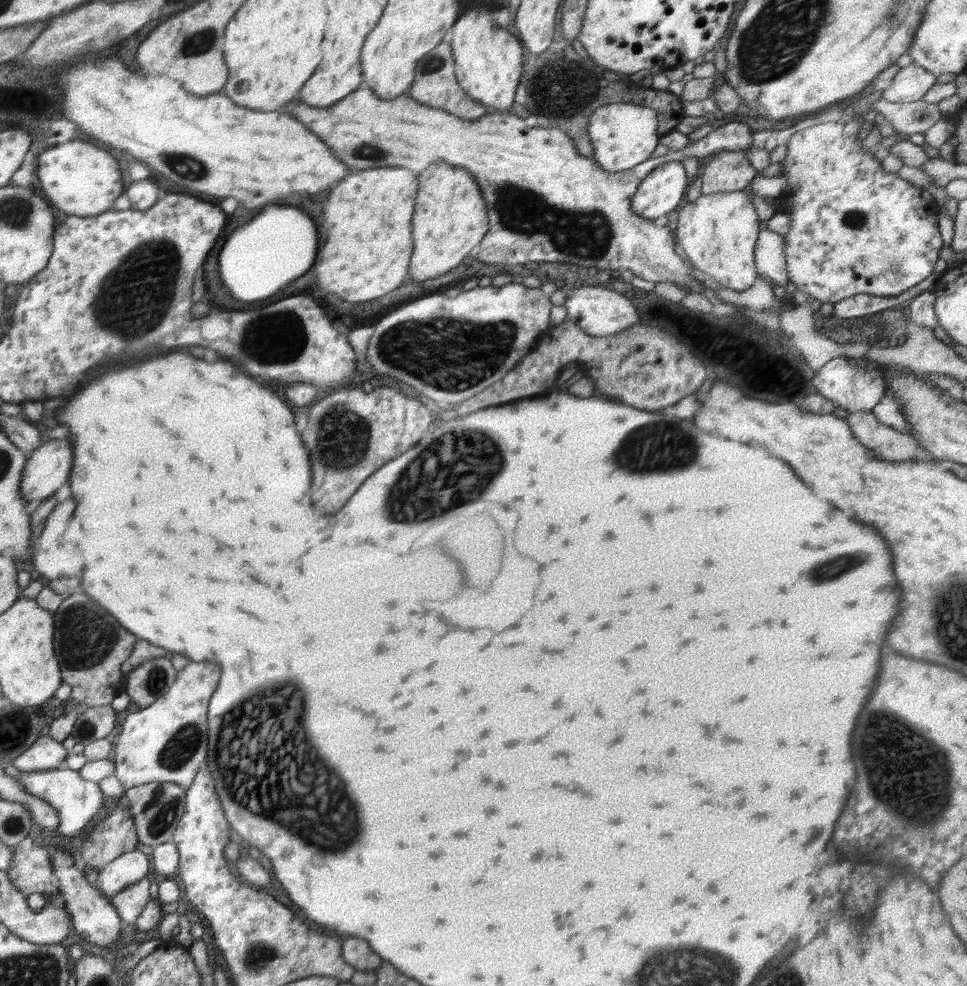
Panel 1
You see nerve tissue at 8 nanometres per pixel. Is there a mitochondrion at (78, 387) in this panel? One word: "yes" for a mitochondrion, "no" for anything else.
no

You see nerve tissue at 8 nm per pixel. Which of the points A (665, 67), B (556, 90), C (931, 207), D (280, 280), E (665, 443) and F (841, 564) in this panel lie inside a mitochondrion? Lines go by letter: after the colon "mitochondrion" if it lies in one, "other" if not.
A: other
B: mitochondrion
C: other
D: other
E: mitochondrion
F: mitochondrion

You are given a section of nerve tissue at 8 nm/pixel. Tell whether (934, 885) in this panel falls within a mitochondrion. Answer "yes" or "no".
no

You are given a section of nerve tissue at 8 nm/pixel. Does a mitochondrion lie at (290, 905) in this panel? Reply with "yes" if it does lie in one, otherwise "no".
no

